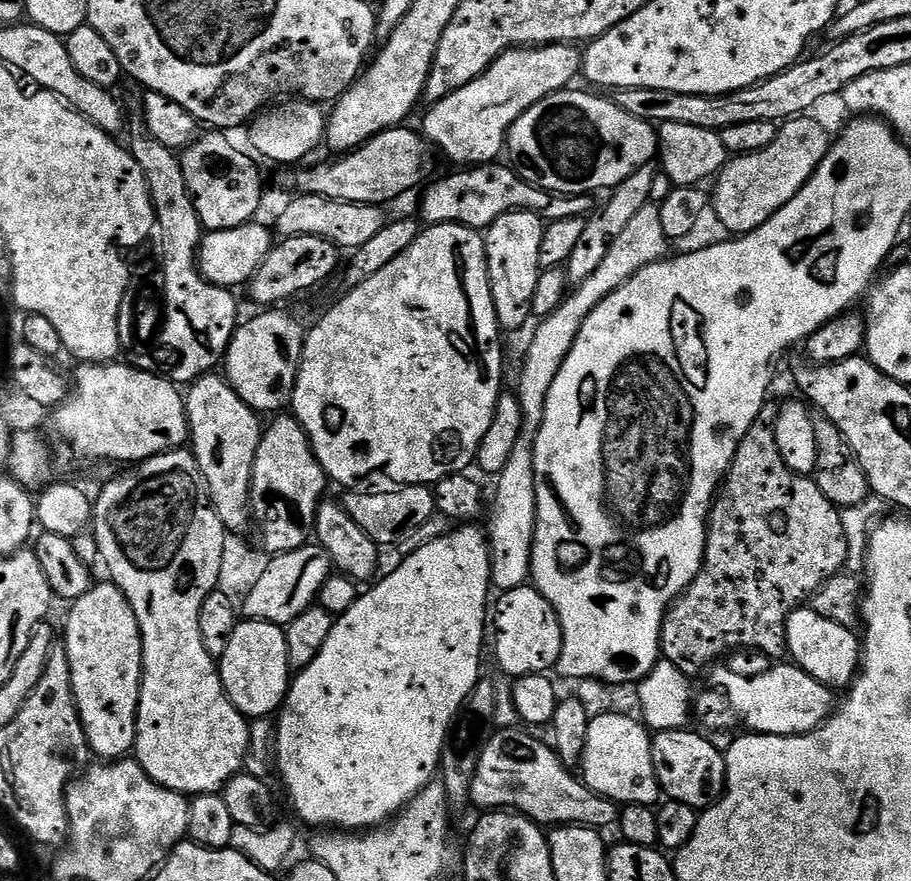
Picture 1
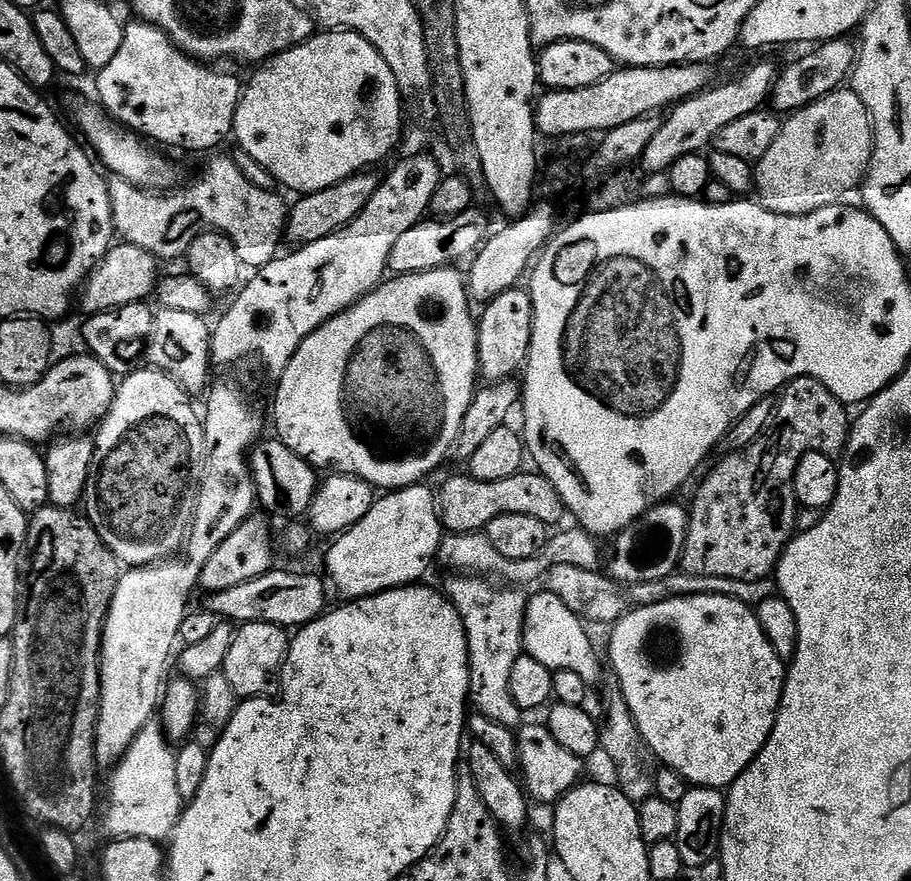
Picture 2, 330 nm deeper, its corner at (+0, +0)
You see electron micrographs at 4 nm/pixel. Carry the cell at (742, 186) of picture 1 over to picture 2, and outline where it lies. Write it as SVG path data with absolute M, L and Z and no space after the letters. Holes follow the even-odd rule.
M837 90L808 104L798 112L793 112L781 123L778 138L774 138L774 146L766 150L761 160L755 161L755 191L760 191L759 203L772 212L787 216L805 216L819 208L831 204L839 204L845 199L847 192L861 187L872 162L872 120L868 116L862 98L851 90Z

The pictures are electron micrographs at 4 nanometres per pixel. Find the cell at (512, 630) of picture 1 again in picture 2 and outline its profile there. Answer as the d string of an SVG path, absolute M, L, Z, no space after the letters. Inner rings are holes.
M541 590L537 596L528 596L528 609L524 615L524 652L527 656L542 667L549 668L552 673L570 670L570 674L578 674L582 682L596 686L600 680L602 656L596 653L587 630L585 621L576 616L574 610L558 598L558 594Z

